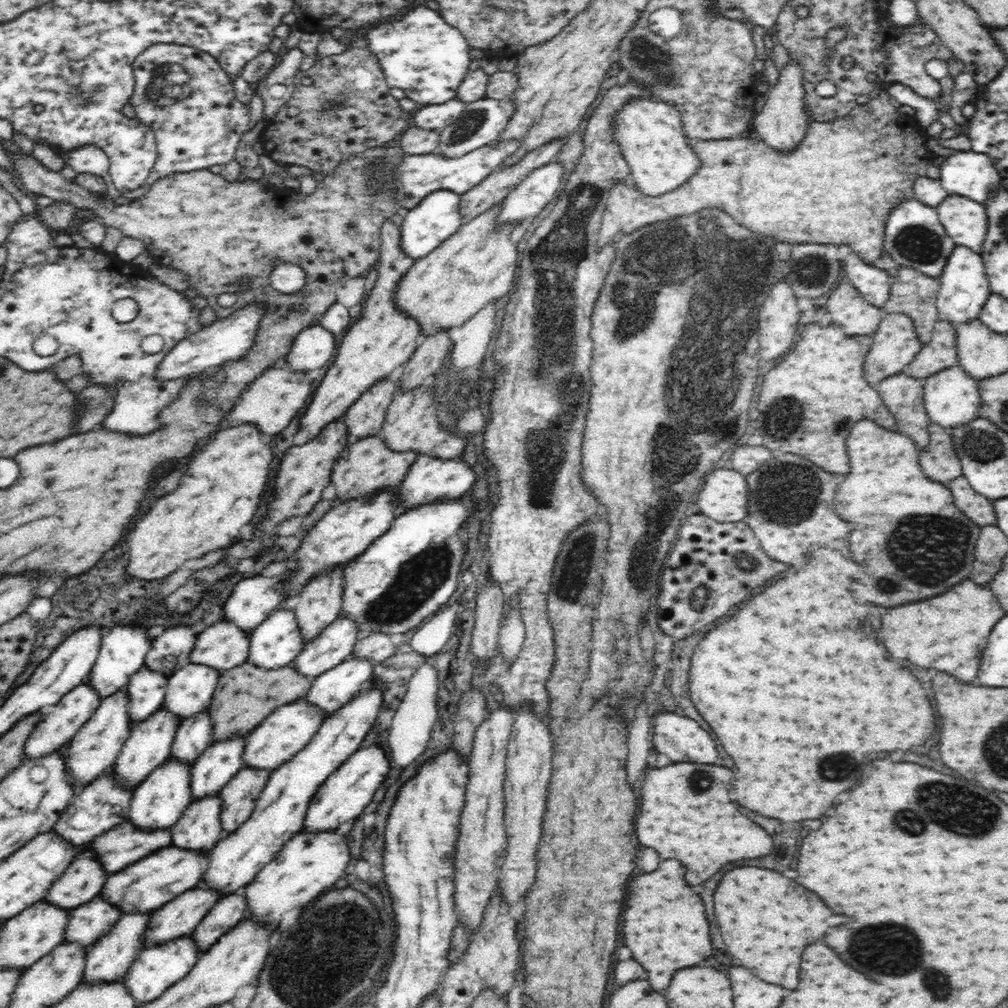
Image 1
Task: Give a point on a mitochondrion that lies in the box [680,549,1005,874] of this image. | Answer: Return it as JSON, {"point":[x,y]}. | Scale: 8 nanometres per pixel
{"point":[934,800]}

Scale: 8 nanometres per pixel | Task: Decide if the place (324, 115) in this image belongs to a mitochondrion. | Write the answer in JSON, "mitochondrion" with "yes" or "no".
{"mitochondrion":"yes"}

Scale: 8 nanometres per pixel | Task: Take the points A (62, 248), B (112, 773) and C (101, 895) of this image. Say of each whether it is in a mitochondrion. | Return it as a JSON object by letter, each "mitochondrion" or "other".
{"A":"other","B":"other","C":"other"}

